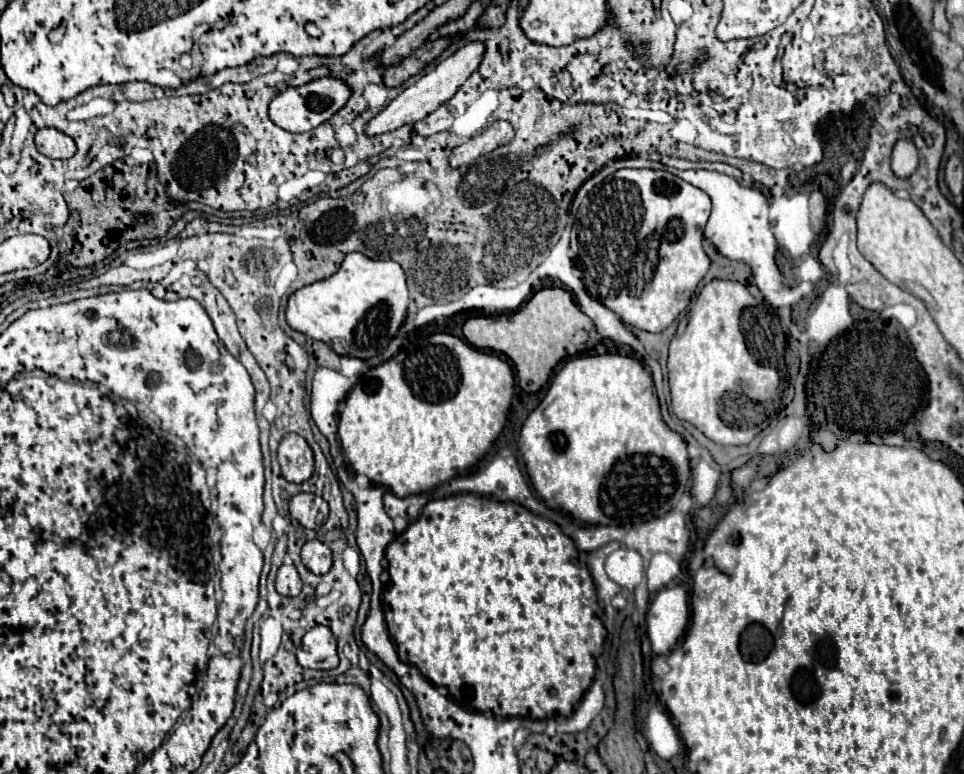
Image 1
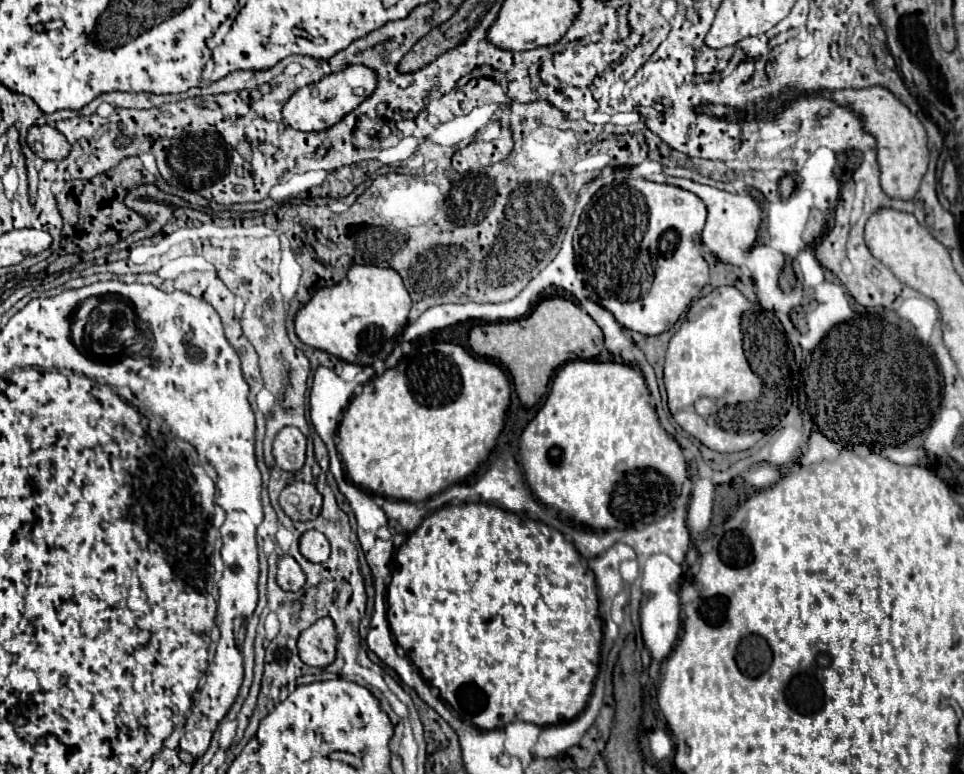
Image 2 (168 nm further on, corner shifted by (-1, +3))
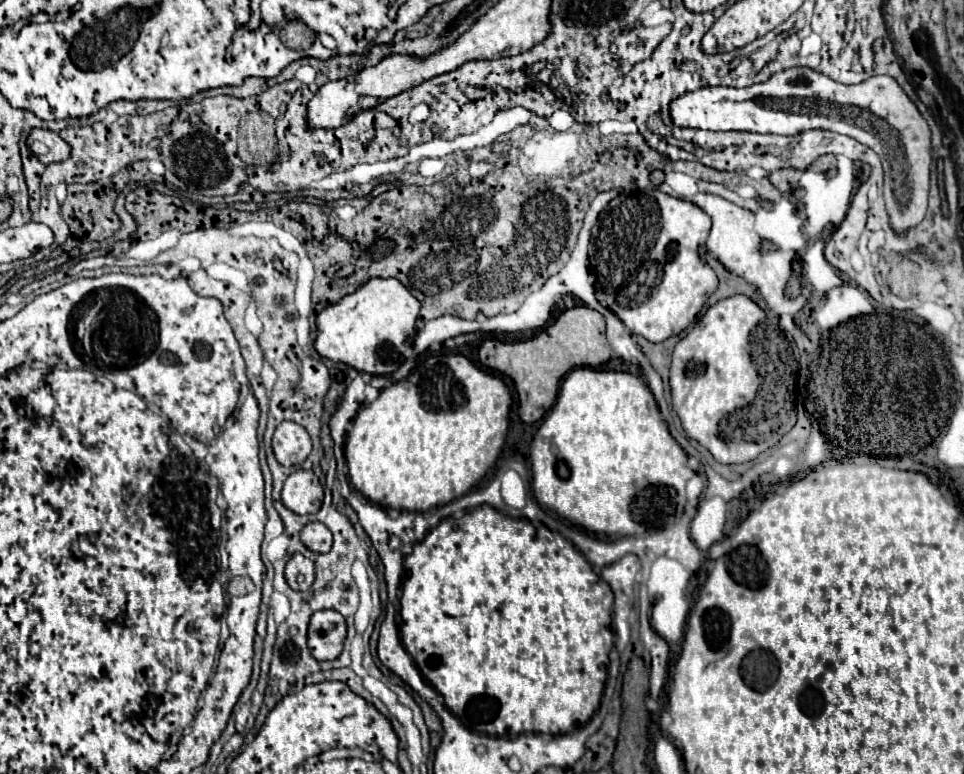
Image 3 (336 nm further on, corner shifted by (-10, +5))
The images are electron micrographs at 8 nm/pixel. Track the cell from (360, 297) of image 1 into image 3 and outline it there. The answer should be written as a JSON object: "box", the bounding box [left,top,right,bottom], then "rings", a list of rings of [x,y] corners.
{"box":[313,278,419,376],"rings":[[[371,278],[353,294],[325,306],[317,314],[317,338],[313,342],[319,356],[353,366],[371,376],[387,376],[405,360],[407,348],[415,338],[415,320],[419,316],[419,300],[397,278]]]}

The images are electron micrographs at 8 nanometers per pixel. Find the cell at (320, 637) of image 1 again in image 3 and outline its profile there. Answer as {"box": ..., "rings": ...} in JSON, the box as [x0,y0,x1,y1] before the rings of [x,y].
{"box":[309,610,345,660],"rings":[[[319,610],[309,622],[309,650],[315,660],[335,660],[345,642],[345,618],[335,610]]]}

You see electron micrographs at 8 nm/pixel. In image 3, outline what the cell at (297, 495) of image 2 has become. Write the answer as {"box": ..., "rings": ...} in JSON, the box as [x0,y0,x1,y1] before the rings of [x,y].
{"box":[281,470,323,514],"rings":[[[297,470],[285,480],[281,500],[295,514],[315,514],[323,504],[323,486],[313,472]]]}

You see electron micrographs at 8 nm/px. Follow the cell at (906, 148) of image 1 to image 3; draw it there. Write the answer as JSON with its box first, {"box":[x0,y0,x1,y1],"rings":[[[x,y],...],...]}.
{"box":[671,68,931,232],"rings":[[[791,68],[773,74],[763,84],[753,84],[747,88],[701,88],[687,92],[671,102],[671,118],[675,126],[683,128],[705,128],[705,130],[747,130],[759,134],[799,134],[809,128],[823,128],[837,134],[855,138],[857,142],[873,148],[885,170],[885,206],[891,218],[891,226],[897,232],[903,232],[925,218],[927,198],[929,198],[929,172],[931,172],[931,130],[925,118],[919,114],[917,106],[909,100],[903,88],[891,76],[873,76],[865,82],[847,86],[839,84],[825,74],[819,74],[811,68]]]}

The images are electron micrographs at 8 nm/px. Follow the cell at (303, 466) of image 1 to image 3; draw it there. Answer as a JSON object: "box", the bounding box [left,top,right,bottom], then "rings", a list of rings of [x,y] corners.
{"box":[273,422,311,468],"rings":[[[283,422],[273,434],[273,452],[279,464],[291,468],[307,460],[311,452],[311,436],[295,422]]]}

